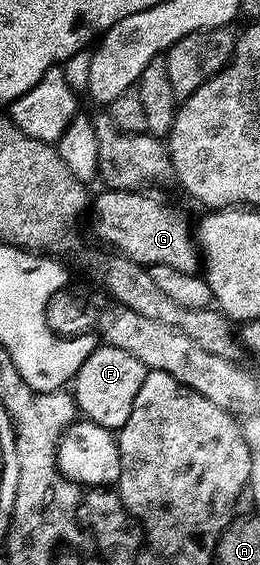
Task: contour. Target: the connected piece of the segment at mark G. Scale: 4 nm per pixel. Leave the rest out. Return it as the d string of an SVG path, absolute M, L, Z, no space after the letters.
M103 188L96 198L94 195L89 206L92 232L101 241L108 242L112 251L133 260L138 266L150 268L157 264L169 264L169 268L177 268L177 272L199 274L201 255L192 223L187 223L181 211L162 206L157 199L147 196L138 190Z

